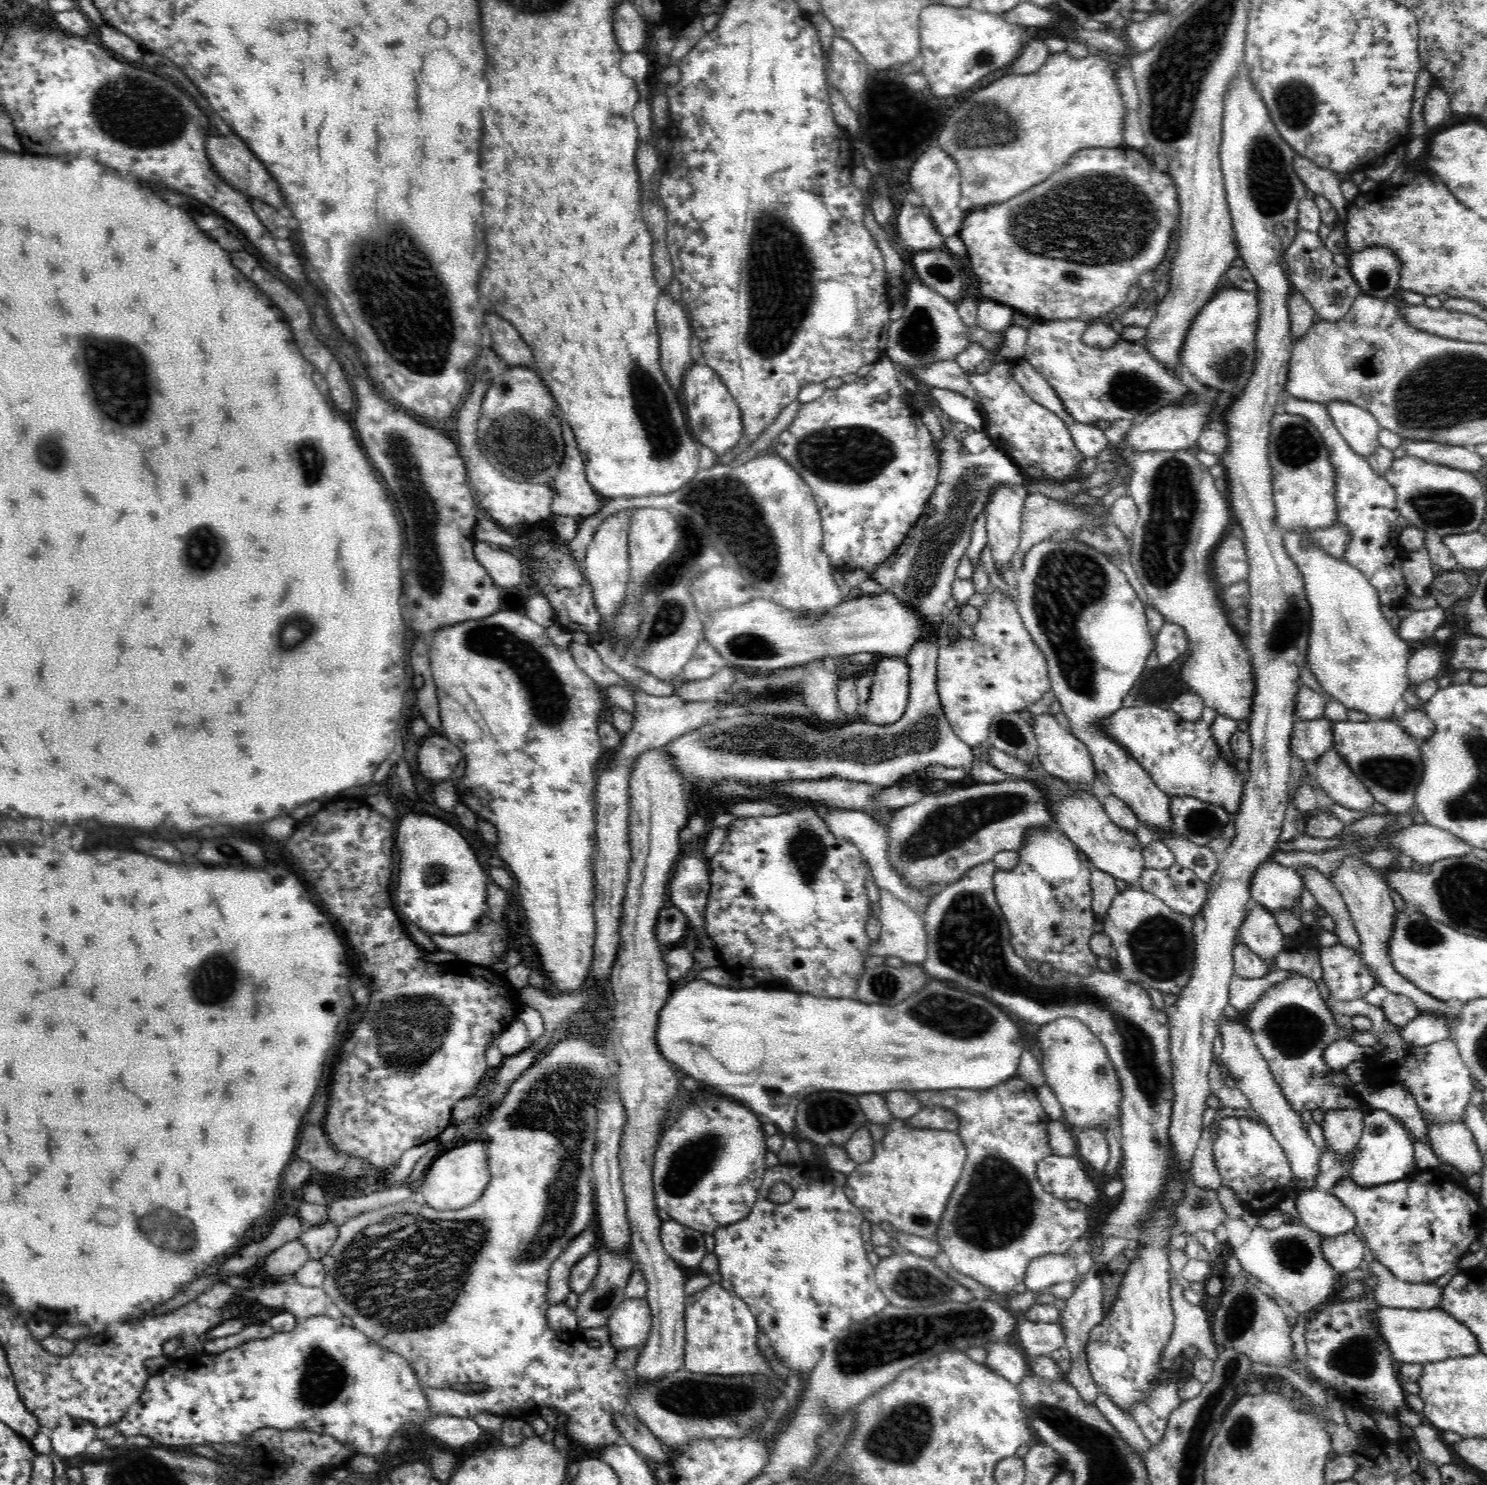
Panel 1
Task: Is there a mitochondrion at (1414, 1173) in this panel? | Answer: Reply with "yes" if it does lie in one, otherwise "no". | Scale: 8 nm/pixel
no

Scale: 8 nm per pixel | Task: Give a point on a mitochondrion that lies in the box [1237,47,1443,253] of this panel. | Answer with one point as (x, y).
(1269, 181)

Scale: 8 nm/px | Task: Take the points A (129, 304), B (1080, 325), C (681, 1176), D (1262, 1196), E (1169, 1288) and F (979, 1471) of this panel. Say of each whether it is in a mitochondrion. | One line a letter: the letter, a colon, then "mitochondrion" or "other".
A: other
B: other
C: mitochondrion
D: other
E: other
F: other

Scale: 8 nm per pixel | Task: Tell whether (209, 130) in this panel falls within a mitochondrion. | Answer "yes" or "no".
no

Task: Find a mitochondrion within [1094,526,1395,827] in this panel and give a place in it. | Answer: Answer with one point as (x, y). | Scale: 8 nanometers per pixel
(1289, 628)

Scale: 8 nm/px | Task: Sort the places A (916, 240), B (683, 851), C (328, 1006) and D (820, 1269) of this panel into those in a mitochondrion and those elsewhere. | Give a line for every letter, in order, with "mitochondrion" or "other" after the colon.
A: other
B: other
C: other
D: other

